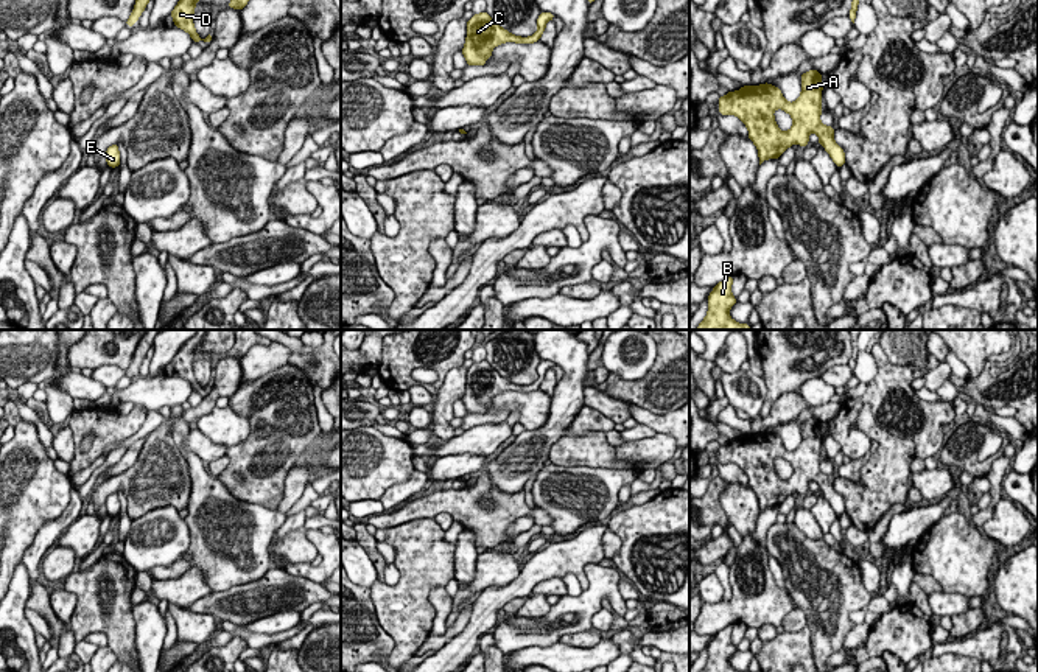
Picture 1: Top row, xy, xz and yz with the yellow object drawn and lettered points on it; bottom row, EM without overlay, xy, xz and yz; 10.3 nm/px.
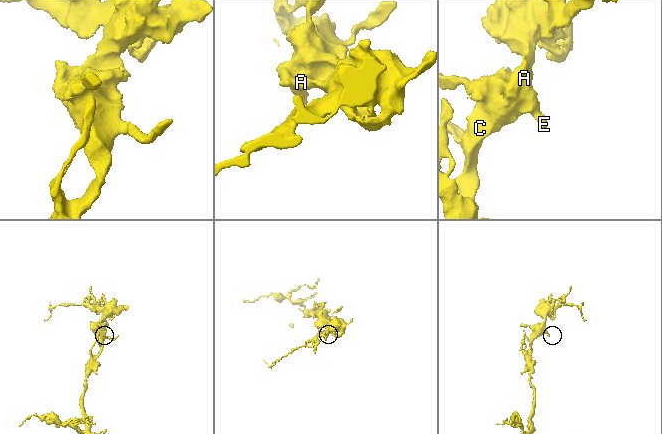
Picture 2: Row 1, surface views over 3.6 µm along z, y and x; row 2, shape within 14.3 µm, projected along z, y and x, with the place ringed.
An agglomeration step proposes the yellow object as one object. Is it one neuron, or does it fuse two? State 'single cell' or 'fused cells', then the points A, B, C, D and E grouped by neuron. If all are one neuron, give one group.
single cell; groups A B C D E

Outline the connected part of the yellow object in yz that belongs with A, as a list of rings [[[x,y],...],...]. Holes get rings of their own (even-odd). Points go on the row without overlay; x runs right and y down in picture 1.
[[[809,418],[801,423],[801,442],[797,450],[787,451],[781,439],[769,431],[742,434],[719,446],[721,464],[736,464],[749,478],[749,487],[758,496],[759,513],[767,507],[778,507],[789,495],[798,492],[805,496],[809,482],[819,484],[819,492],[826,498],[836,515],[845,512],[843,498],[834,490],[834,476],[820,470],[822,462],[822,423]],[[775,457],[783,457],[792,465],[792,476],[780,479],[773,465]]]

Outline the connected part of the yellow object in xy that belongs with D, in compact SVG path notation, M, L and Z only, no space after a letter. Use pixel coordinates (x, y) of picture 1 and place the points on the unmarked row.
M196 330L196 333L179 348L179 352L171 359L171 366L174 373L184 380L187 380L193 390L210 390L212 384L209 383L205 387L201 387L193 373L193 361L196 352L201 348L201 341L207 330Z

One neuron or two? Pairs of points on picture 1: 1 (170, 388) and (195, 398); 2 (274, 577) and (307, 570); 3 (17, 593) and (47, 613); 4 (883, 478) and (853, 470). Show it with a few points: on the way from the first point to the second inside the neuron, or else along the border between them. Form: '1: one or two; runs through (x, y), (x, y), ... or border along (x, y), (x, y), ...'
1: two; border along (193, 391), (185, 400)
2: two; border along (284, 570), (321, 584)
3: two; border along (30, 580), (30, 594), (24, 607)
4: two; border along (876, 440), (861, 478), (839, 478)

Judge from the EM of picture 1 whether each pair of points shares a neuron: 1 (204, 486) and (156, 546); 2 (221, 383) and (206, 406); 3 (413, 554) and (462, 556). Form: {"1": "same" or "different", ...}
{"1": "different", "2": "same", "3": "different"}

